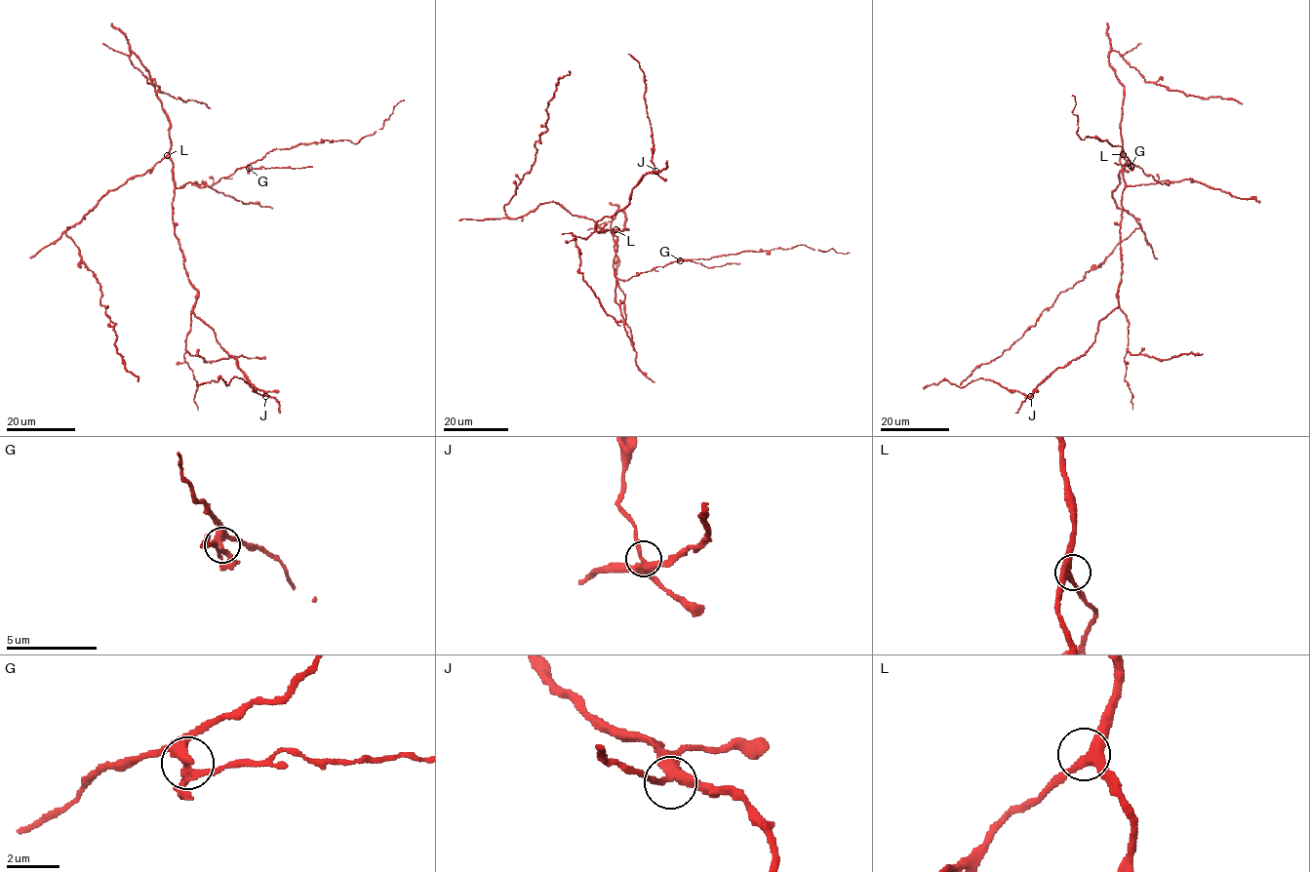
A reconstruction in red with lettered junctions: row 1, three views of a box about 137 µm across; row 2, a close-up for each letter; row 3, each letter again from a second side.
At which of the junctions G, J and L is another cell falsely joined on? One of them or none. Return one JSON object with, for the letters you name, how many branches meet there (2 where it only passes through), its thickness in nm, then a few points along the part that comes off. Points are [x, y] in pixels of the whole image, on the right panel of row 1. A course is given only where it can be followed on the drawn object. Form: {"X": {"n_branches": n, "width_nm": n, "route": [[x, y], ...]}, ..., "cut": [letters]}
{"G": {"n_branches": 4, "width_nm": 320, "route": [[1131, 165], [1114, 163]]}, "cut": ["G"]}

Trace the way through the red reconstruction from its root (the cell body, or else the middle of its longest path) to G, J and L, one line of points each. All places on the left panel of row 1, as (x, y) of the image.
G: (174, 182), (177, 187), (183, 188), (188, 182), (201, 186), (212, 185), (238, 169), (249, 168)
J: (174, 182), (174, 235), (188, 282), (197, 291), (192, 310), (265, 396)
L: (174, 182), (173, 163), (167, 155)

